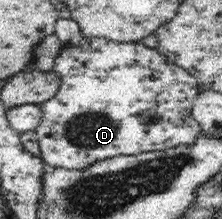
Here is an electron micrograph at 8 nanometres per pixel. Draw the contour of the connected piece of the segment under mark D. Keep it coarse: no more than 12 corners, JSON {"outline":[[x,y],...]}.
{"outline":[[83,35],[50,70],[42,160],[193,147],[193,73]]}

